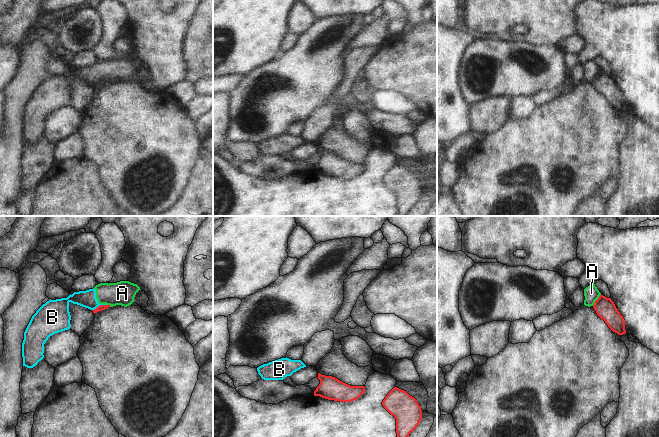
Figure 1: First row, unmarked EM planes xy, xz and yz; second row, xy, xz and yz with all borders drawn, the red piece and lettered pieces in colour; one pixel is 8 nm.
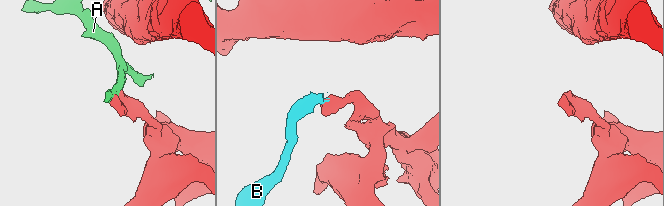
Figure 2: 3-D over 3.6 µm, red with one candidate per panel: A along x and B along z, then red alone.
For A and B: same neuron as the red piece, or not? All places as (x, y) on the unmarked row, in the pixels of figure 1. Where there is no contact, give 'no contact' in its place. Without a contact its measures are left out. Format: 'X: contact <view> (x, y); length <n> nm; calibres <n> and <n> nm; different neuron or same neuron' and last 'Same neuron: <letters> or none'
A: contact yz (596, 76); length 120 nm; calibres 160 and 120 nm; different neuron
B: contact xy (97, 83); length 90 nm; calibres 50 and 140 nm; different neuron
Same neuron: none

